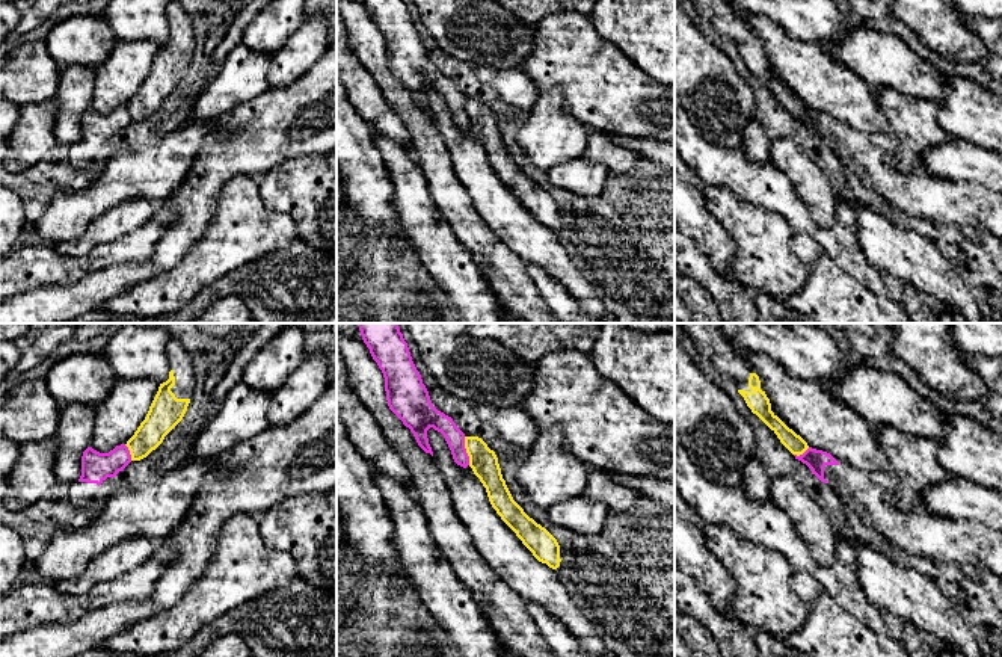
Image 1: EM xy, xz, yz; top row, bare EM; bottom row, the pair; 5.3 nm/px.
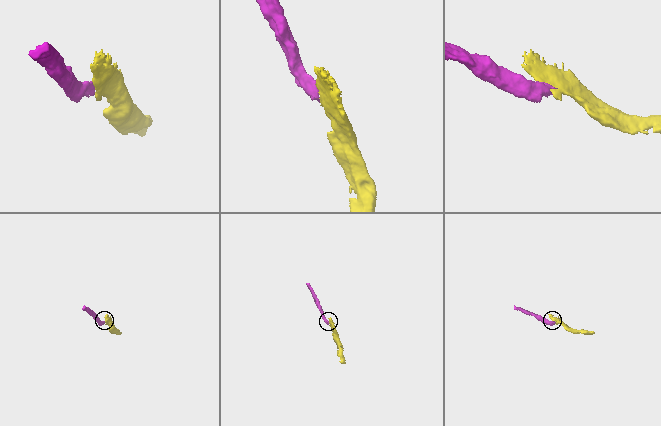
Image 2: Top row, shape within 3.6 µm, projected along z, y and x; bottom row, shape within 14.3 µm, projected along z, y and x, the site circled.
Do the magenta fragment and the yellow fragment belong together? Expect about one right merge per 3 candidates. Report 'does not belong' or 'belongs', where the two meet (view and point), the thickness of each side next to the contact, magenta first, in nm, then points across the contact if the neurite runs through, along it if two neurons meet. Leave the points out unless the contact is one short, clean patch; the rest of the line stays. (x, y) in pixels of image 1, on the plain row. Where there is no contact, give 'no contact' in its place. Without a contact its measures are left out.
does not belong; contact xz (465, 112); calibres 100 and 150 nm; border xz (464, 98), (470, 126)

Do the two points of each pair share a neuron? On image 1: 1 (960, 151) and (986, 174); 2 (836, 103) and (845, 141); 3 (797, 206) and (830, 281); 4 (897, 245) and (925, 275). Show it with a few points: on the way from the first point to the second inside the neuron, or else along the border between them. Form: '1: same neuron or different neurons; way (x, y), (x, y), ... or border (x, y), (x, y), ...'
1: same neuron; way (966, 157), (980, 168)
2: different neurons; border (836, 120), (856, 129), (872, 132)
3: different neurons; border (792, 233), (809, 234), (835, 263)
4: same neuron; way (904, 251), (921, 268)

